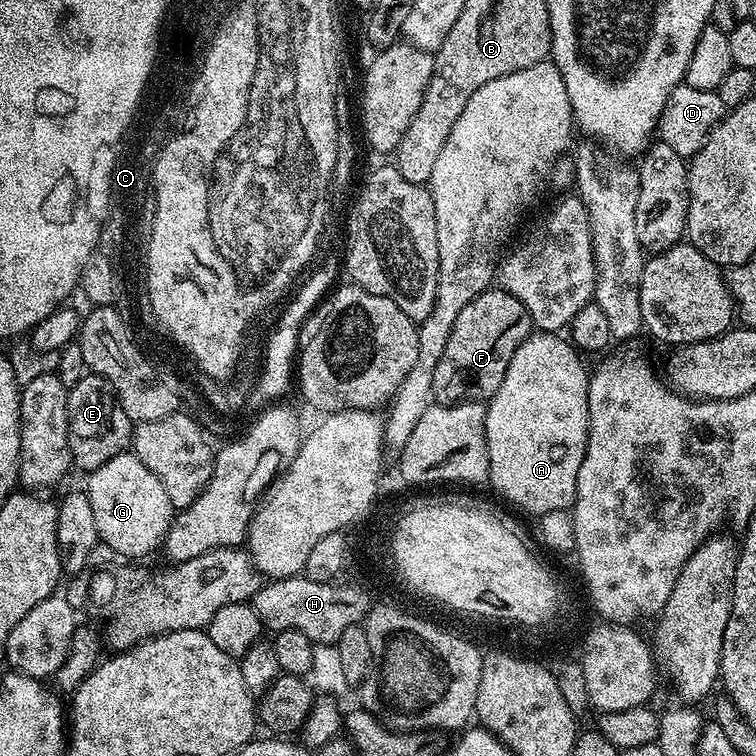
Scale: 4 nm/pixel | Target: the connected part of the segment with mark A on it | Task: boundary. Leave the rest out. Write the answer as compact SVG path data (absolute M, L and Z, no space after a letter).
M533 331L522 342L522 346L518 346L518 350L514 350L514 358L510 358L510 366L506 370L506 374L502 378L502 386L498 386L498 390L487 401L486 407L486 442L488 443L488 474L490 484L493 484L506 499L512 504L517 504L520 508L525 508L528 512L539 514L549 512L555 508L565 510L571 509L576 502L576 483L578 482L578 466L582 466L582 458L586 454L586 446L588 445L588 377L589 369L584 369L584 364L580 361L581 353L578 351L571 339L565 338L563 335L554 332Z

